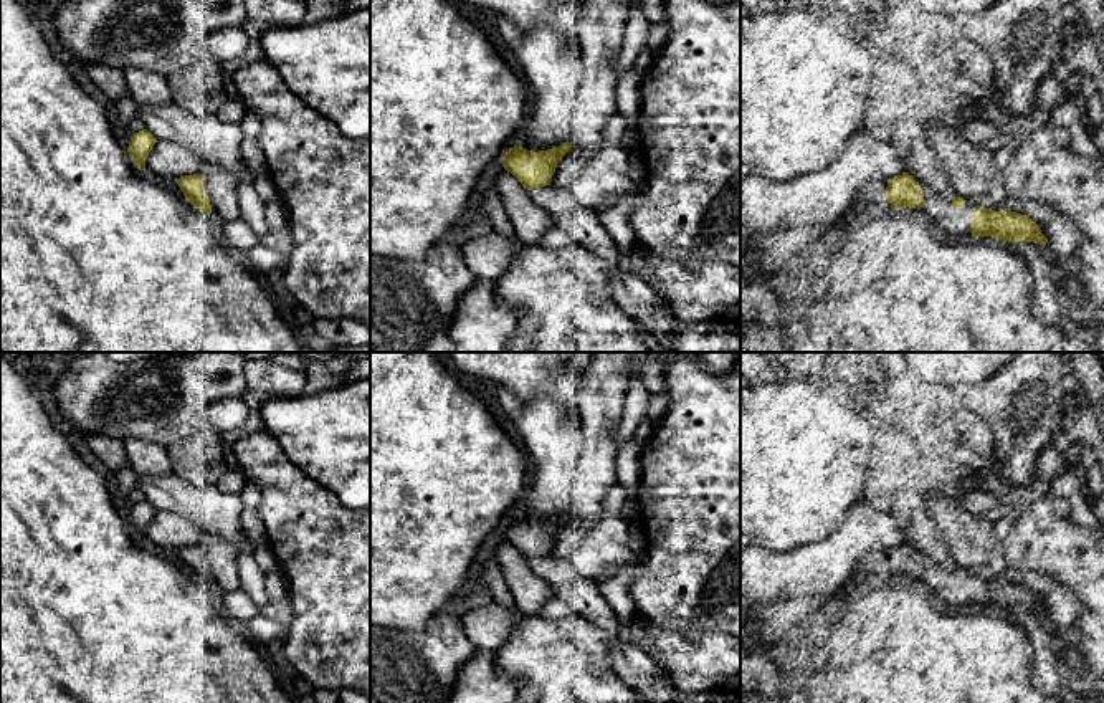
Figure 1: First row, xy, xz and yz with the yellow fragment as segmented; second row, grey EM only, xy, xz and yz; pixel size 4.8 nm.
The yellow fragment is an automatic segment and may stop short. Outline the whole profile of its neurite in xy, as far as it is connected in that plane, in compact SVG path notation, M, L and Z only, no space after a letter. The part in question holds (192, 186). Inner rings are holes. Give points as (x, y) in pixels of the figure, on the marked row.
M207 162L202 174L175 180L185 200L210 215L217 225L240 218L236 174L225 165Z

